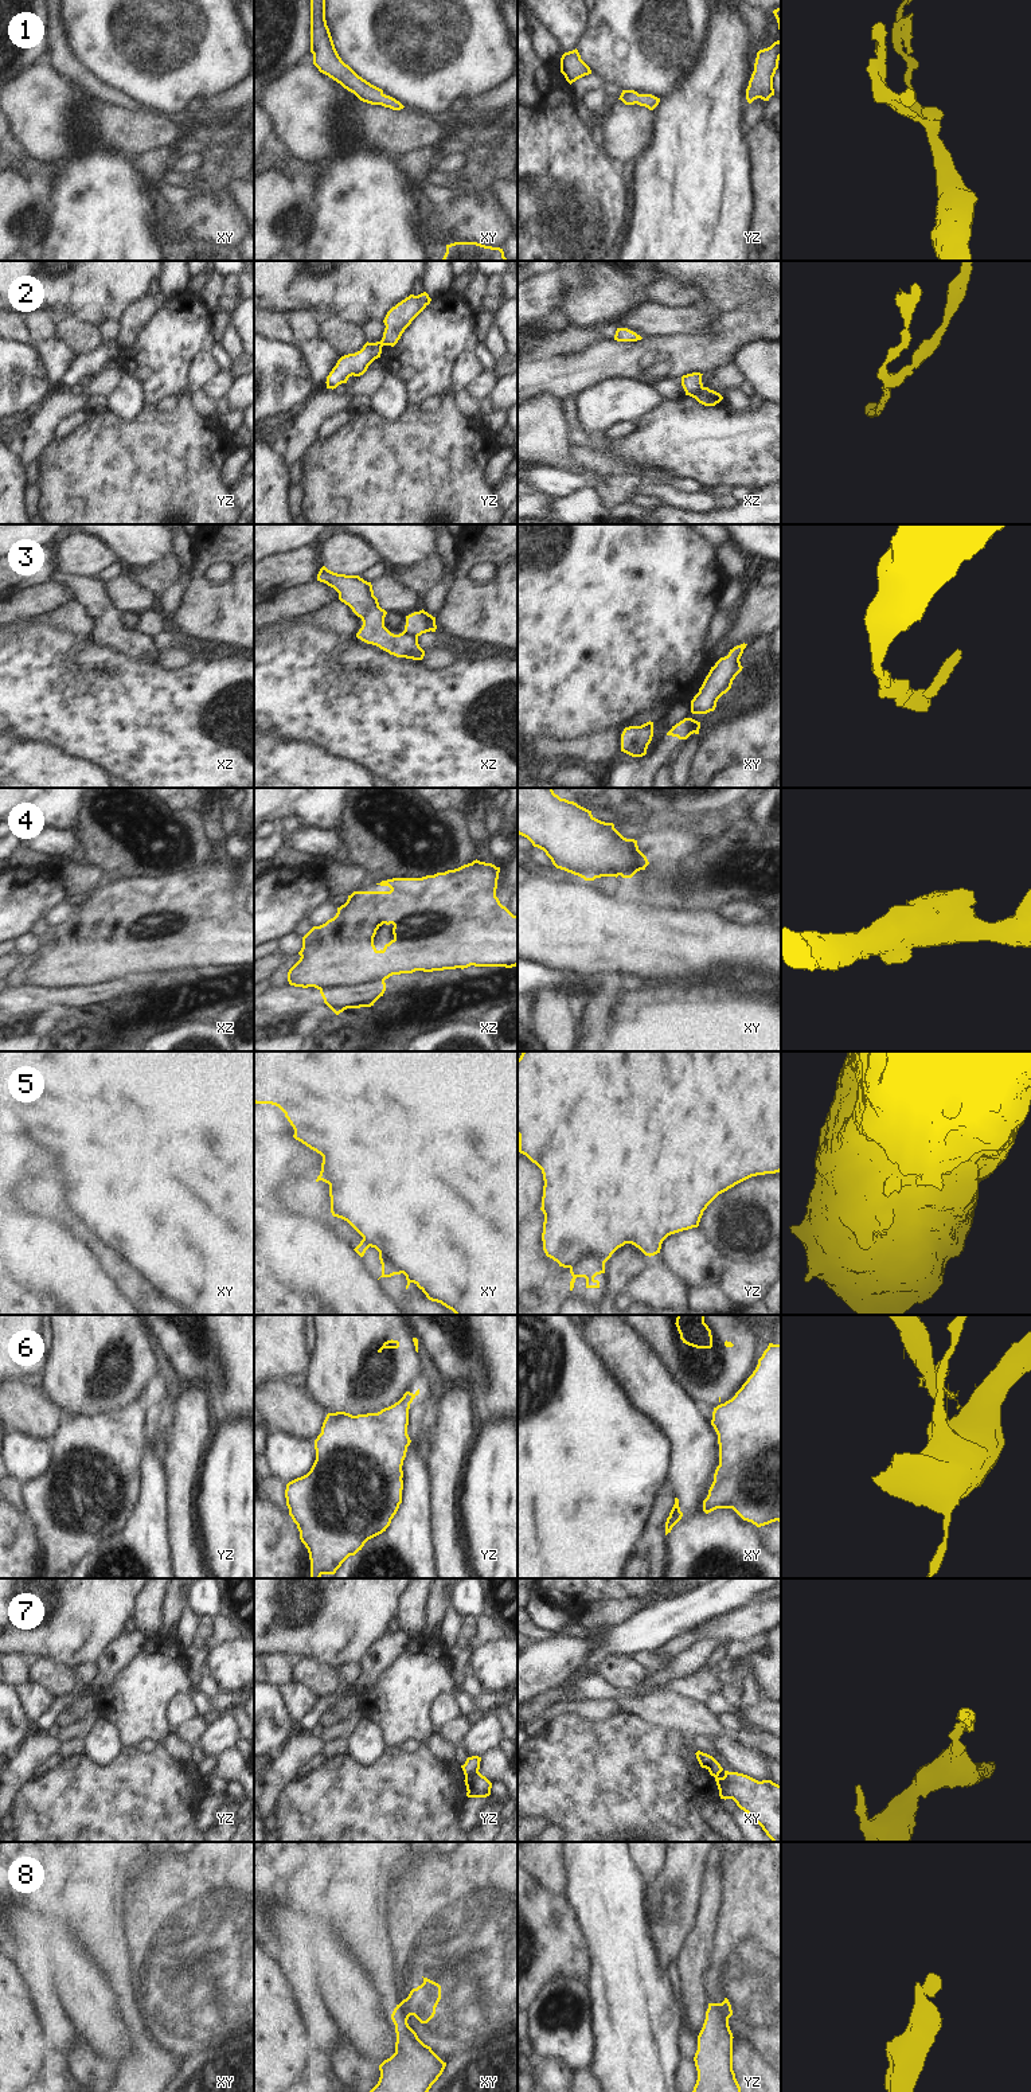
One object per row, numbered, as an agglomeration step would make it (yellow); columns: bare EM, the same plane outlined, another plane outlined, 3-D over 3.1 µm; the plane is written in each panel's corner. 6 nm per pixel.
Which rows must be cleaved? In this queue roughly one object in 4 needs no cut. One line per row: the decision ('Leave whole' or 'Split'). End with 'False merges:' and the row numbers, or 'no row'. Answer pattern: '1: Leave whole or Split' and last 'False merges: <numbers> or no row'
1: Leave whole
2: Split
3: Split
4: Split
5: Split
6: Split
7: Split
8: Split
False merges: 2, 3, 4, 5, 6, 7, 8

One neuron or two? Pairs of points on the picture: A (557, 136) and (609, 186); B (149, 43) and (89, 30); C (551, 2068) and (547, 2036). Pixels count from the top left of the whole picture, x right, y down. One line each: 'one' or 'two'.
A: one
B: one
C: two

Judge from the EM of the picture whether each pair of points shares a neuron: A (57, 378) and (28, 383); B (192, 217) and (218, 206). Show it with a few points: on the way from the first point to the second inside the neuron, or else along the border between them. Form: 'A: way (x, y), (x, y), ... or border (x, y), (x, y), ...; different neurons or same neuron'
A: border (38, 351), (45, 371), (55, 387); different neurons
B: way (199, 217), (211, 213); same neuron

